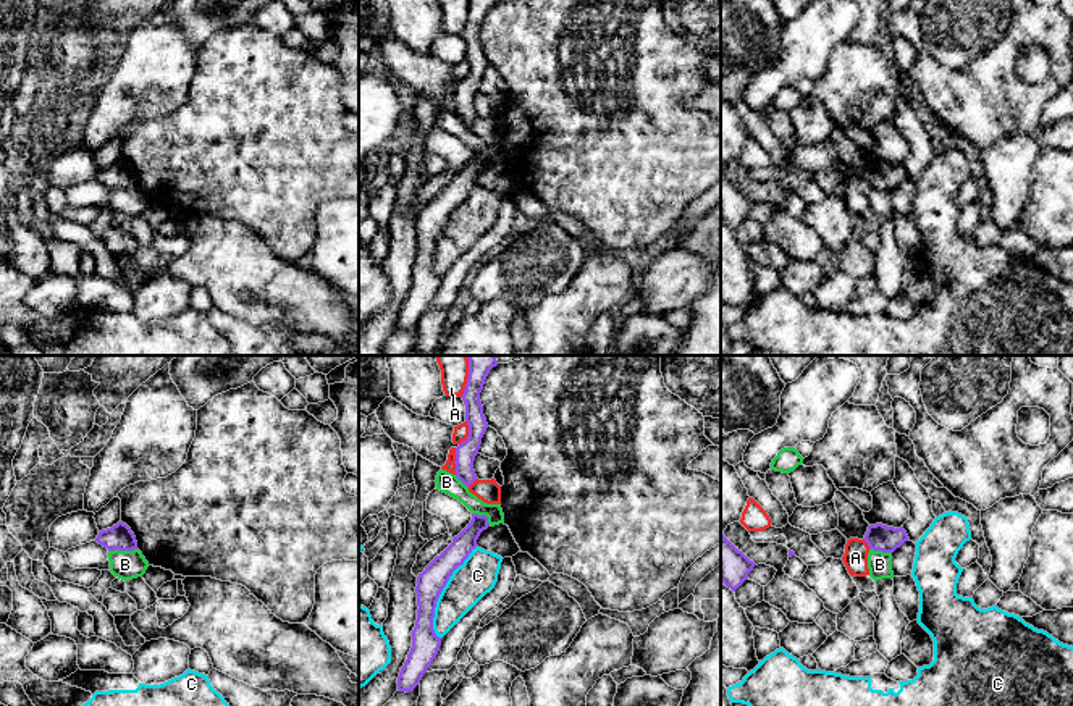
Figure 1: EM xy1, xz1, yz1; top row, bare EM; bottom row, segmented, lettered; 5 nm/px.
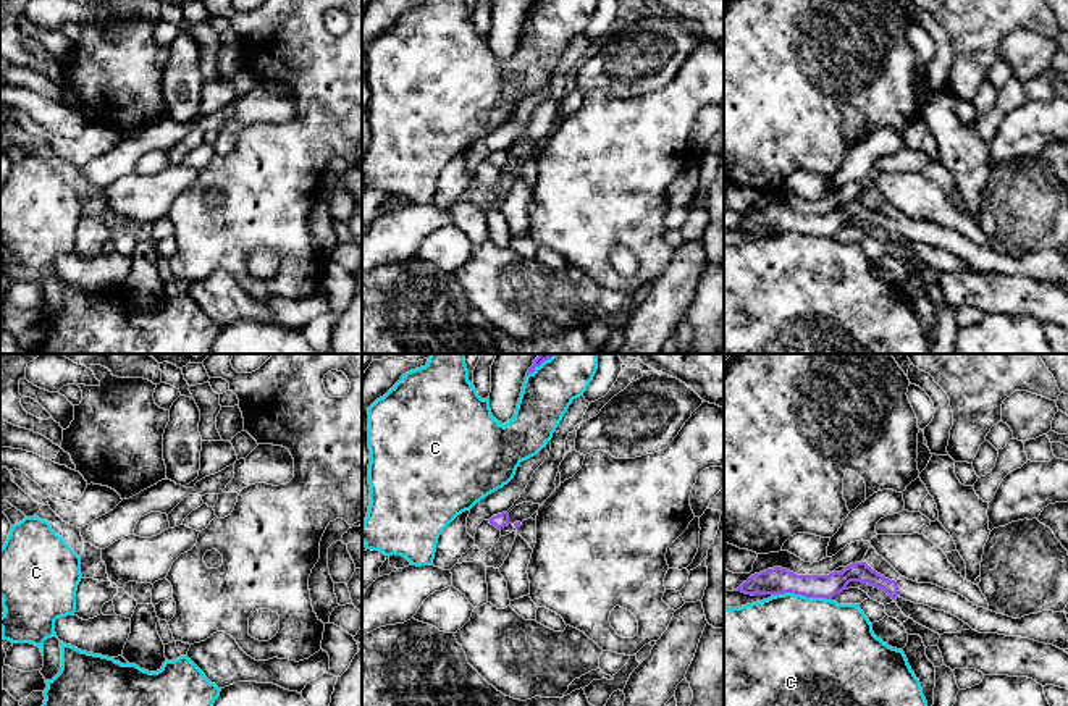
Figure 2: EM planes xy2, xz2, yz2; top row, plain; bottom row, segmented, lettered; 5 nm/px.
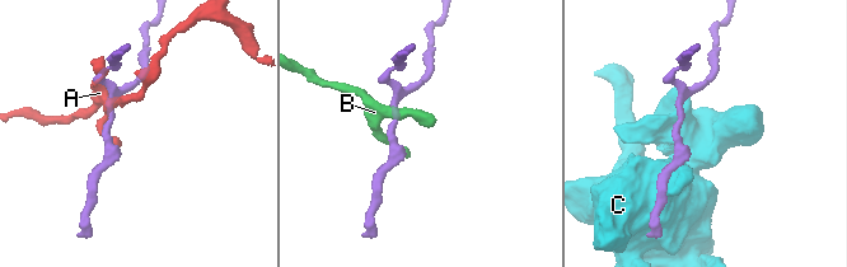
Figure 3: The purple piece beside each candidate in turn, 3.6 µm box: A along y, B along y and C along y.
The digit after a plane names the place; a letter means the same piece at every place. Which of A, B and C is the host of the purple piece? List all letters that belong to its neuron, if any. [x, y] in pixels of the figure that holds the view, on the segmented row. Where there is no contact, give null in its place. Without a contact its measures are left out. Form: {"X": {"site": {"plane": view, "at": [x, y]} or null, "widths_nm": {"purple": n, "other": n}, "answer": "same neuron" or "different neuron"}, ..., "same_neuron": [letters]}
{"A": {"site": {"plane": "xz1", "at": [456, 461]}, "widths_nm": {"purple": 100, "other": 60}, "answer": "different neuron"}, "B": {"site": {"plane": "xy1", "at": [122, 550]}, "widths_nm": {"purple": 130, "other": 140}, "answer": "different neuron"}, "C": {"site": {"plane": "xz1", "at": [440, 593]}, "widths_nm": {"purple": 140, "other": 190}, "answer": "different neuron"}, "same_neuron": []}

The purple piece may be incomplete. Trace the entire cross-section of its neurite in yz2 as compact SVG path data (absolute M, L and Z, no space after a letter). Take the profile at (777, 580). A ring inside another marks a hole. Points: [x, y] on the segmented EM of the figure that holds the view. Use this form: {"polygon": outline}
{"polygon": "M866 562L850 564L842 572L829 575L797 575L787 569L774 567L751 575L737 591L751 596L795 593L806 598L832 599L847 590L850 582L868 583L885 591L892 599L900 596L915 604L945 611L979 633L1021 637L1068 649L1068 619L1065 612L1042 611L1013 619L978 607L961 595L932 583L918 583L905 577L900 577L897 582L889 580Z"}

